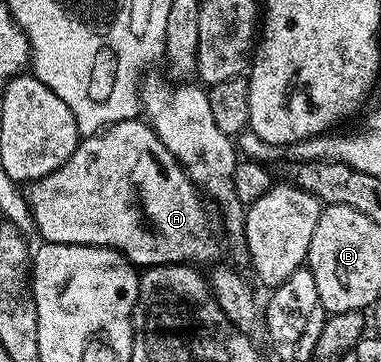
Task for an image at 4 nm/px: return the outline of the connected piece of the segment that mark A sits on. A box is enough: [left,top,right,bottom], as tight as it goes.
[25,118,221,267]

